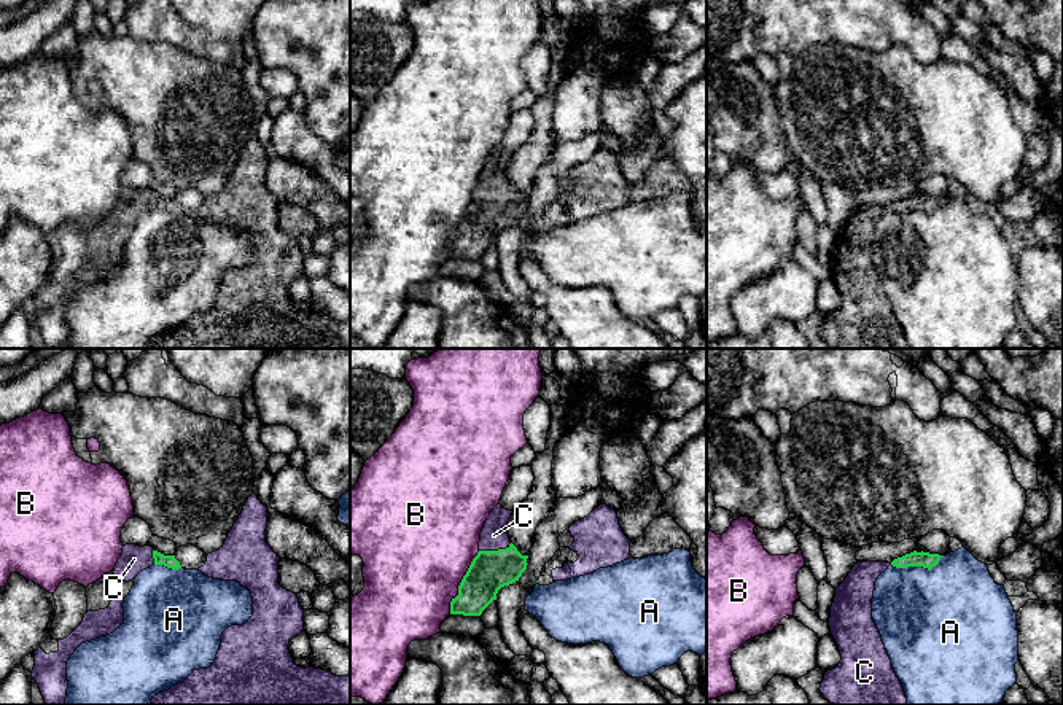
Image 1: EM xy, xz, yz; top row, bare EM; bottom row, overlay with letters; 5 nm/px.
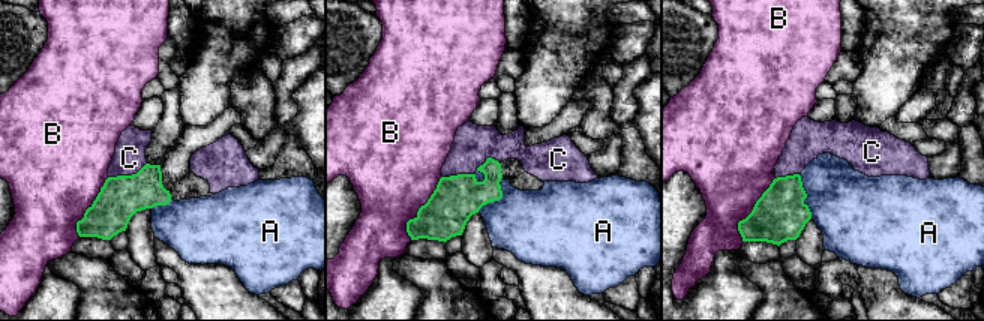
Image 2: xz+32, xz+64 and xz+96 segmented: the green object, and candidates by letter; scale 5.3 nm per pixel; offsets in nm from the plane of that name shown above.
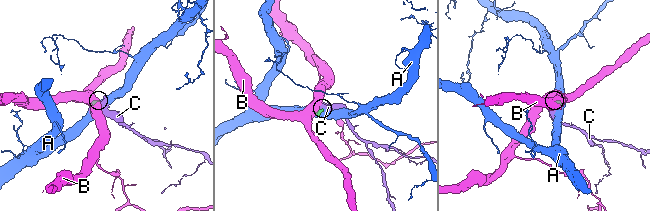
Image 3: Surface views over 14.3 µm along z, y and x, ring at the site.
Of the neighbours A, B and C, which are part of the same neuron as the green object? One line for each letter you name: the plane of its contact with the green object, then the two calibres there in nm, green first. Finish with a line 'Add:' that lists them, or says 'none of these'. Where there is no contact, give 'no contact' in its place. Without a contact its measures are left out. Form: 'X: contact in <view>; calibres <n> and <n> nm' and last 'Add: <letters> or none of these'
C: contact in xz; calibres 200 and 140 nm
Add: C

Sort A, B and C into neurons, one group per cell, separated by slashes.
A / B / C

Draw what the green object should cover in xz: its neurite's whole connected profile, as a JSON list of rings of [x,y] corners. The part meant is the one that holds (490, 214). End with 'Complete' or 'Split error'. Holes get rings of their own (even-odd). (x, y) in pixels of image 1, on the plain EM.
[[[500,146],[490,154],[481,175],[479,196],[450,245],[450,258],[481,259],[496,243],[498,234],[519,224],[527,213],[528,199],[517,194],[508,177],[512,156]]]. Split error

